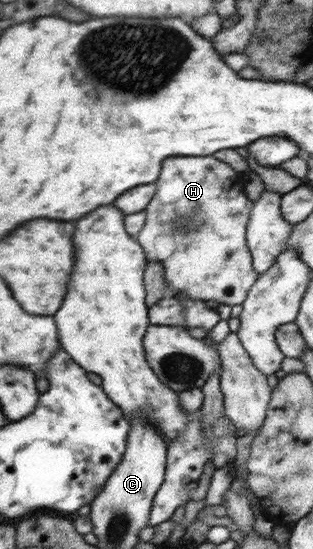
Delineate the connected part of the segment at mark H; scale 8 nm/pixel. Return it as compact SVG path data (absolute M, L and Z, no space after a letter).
M213 155L169 157L162 162L160 175L154 182L156 193L146 206L144 228L135 239L143 247L147 262L157 261L163 265L172 295L231 306L242 304L246 299L258 272L253 268L252 254L246 243L246 224L254 202L245 196L245 175Z

